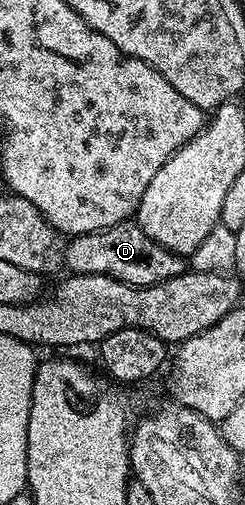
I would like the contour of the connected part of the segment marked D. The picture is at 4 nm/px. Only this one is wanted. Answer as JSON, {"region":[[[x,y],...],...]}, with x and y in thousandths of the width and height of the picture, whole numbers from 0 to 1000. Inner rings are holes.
{"region":[[[551,438],[286,467],[253,491],[249,513],[265,529],[273,521],[269,535],[294,545],[441,545],[547,568],[604,568],[702,552],[710,545],[743,545],[755,535],[751,515],[735,507],[641,485],[641,477],[608,471]]]}

